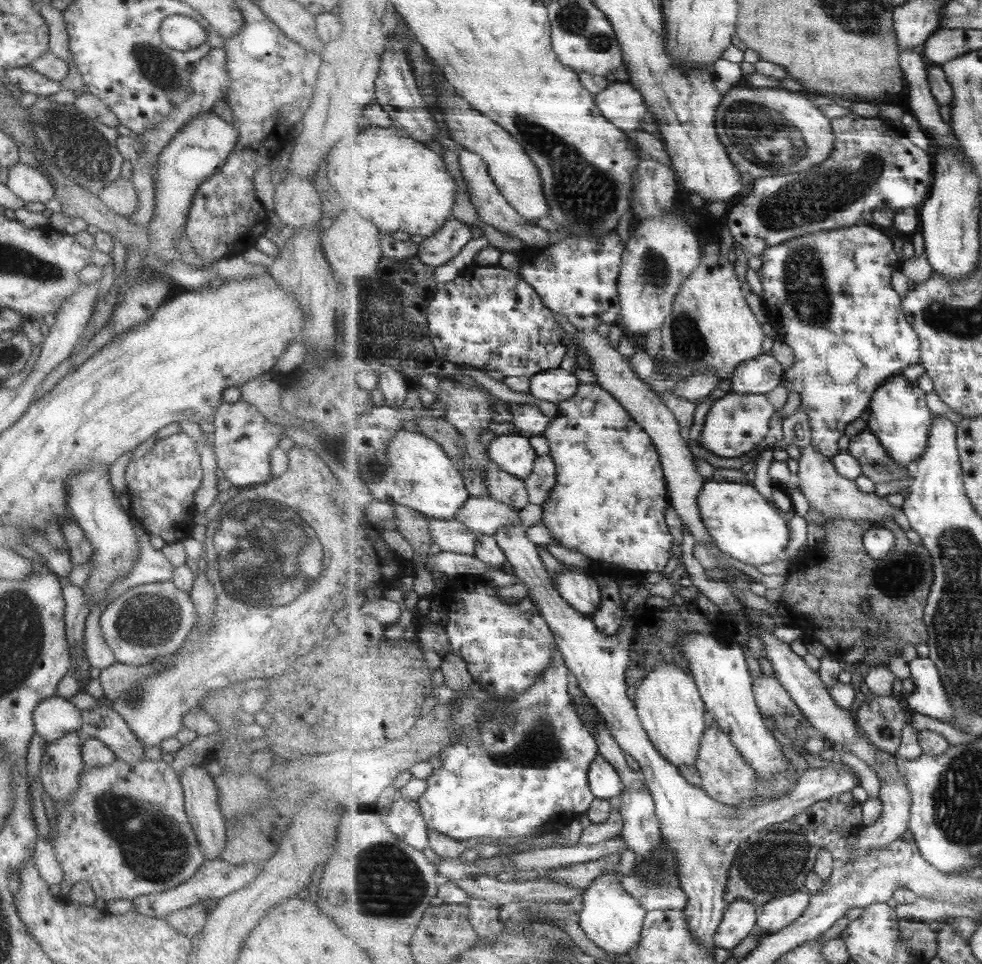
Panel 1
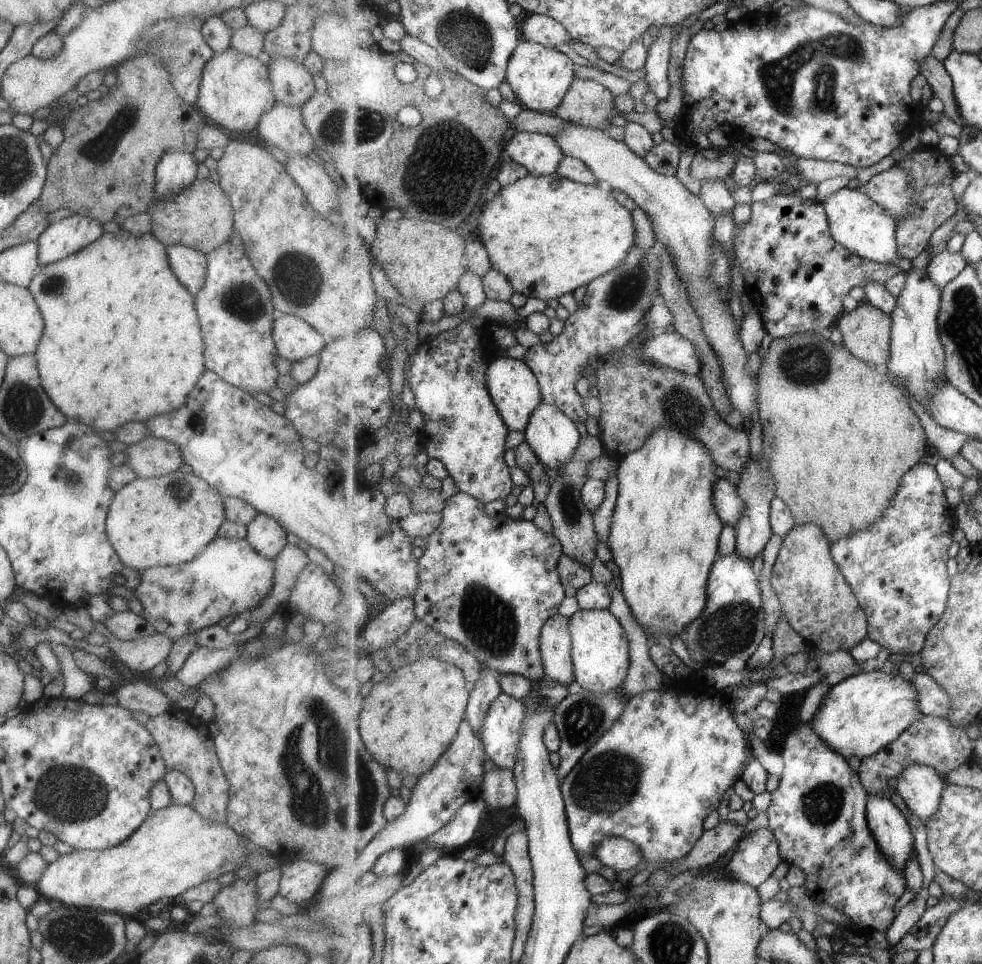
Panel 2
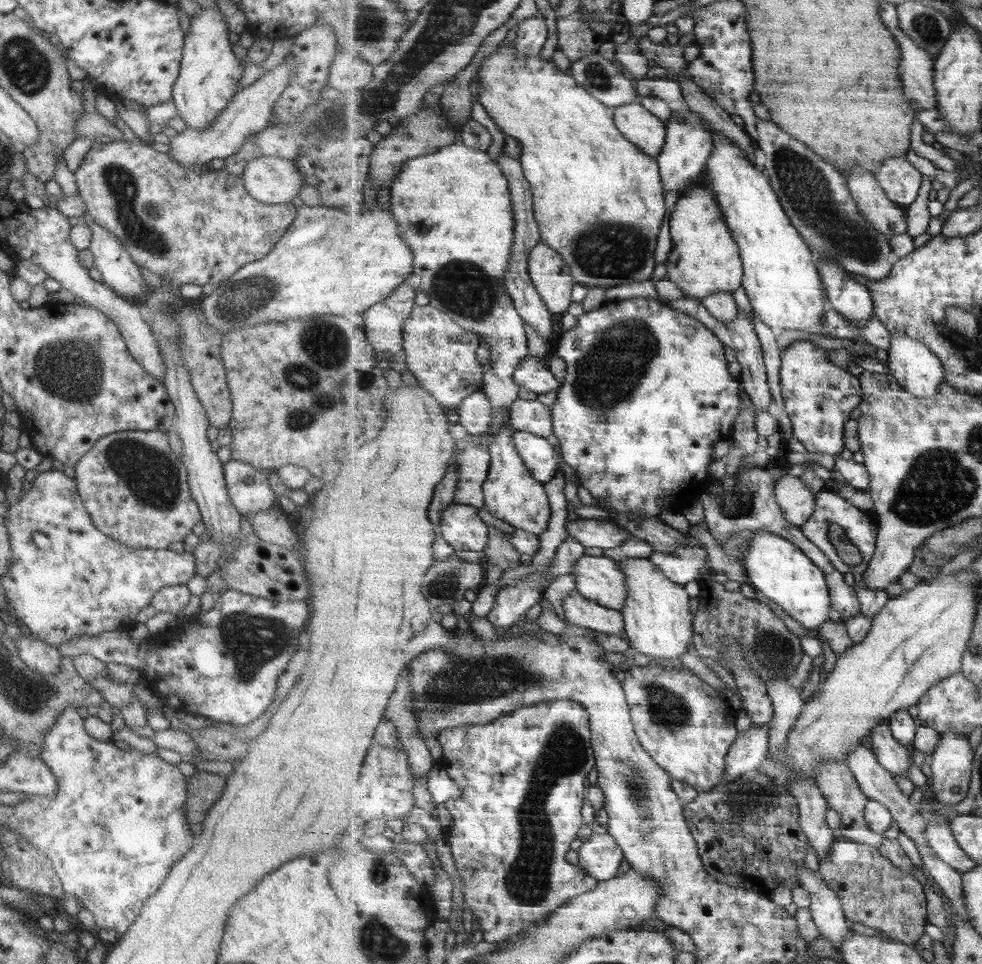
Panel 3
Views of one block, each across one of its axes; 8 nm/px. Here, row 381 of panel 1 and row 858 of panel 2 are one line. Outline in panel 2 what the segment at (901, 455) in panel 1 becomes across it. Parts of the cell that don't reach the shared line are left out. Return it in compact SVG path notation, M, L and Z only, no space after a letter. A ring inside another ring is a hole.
M869 795L867 820L887 860L897 870L905 870L907 862L916 857L915 836L907 816L889 798Z

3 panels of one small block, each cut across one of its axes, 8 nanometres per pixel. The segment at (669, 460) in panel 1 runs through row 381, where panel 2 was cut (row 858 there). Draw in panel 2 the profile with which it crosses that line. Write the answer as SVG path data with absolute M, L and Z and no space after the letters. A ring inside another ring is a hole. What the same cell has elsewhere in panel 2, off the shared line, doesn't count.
M613 837L603 840L593 855L605 866L615 871L631 870L641 860L645 859L643 850L635 842L623 837Z

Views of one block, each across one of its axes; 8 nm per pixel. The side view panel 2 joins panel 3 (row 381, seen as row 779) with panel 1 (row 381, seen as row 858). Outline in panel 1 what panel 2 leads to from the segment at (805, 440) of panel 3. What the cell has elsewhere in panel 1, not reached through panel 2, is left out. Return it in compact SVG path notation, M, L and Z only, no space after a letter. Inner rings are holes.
M849 226L849 228L804 234L803 236L787 239L780 245L767 247L762 254L762 267L757 271L762 283L762 292L764 293L762 300L765 302L769 312L768 321L777 330L779 339L792 348L795 356L793 365L784 370L783 386L787 392L792 390L800 395L801 407L809 416L811 443L817 447L821 454L831 458L842 452L839 449L839 444L837 444L839 438L846 434L847 426L851 422L857 420L863 412L870 408L875 391L894 376L902 375L908 366L922 362L922 342L919 333L907 320L907 316L903 312L903 298L894 289L894 283L892 282L895 271L901 271L903 265L897 258L897 252L893 248L893 241L882 230L877 230L873 226Z

